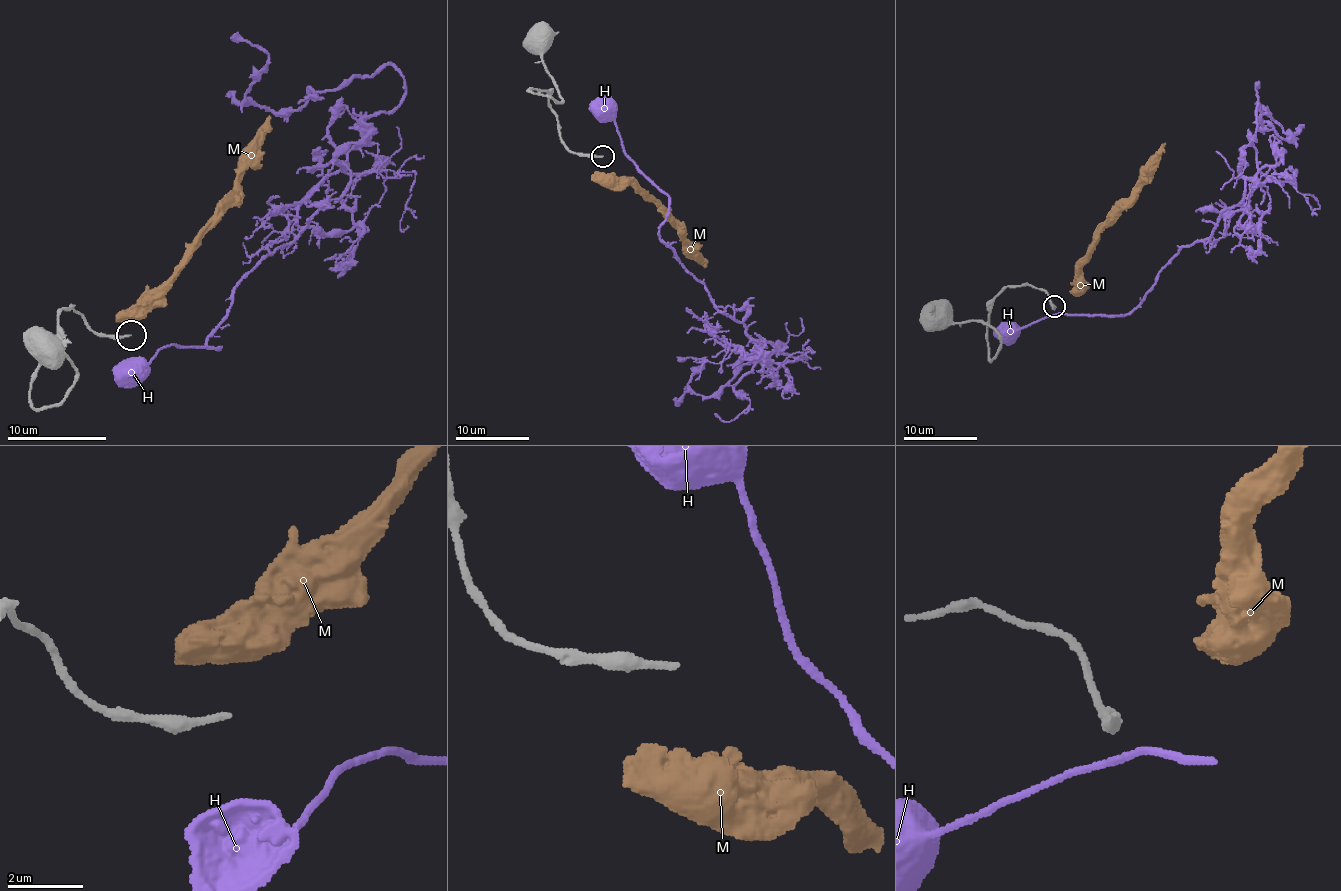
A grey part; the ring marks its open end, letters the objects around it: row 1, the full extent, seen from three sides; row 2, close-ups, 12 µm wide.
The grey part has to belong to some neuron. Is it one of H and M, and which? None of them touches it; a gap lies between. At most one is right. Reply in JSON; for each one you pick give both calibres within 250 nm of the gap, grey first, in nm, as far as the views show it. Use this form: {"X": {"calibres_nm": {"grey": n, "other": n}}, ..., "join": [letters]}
{"join": []}

